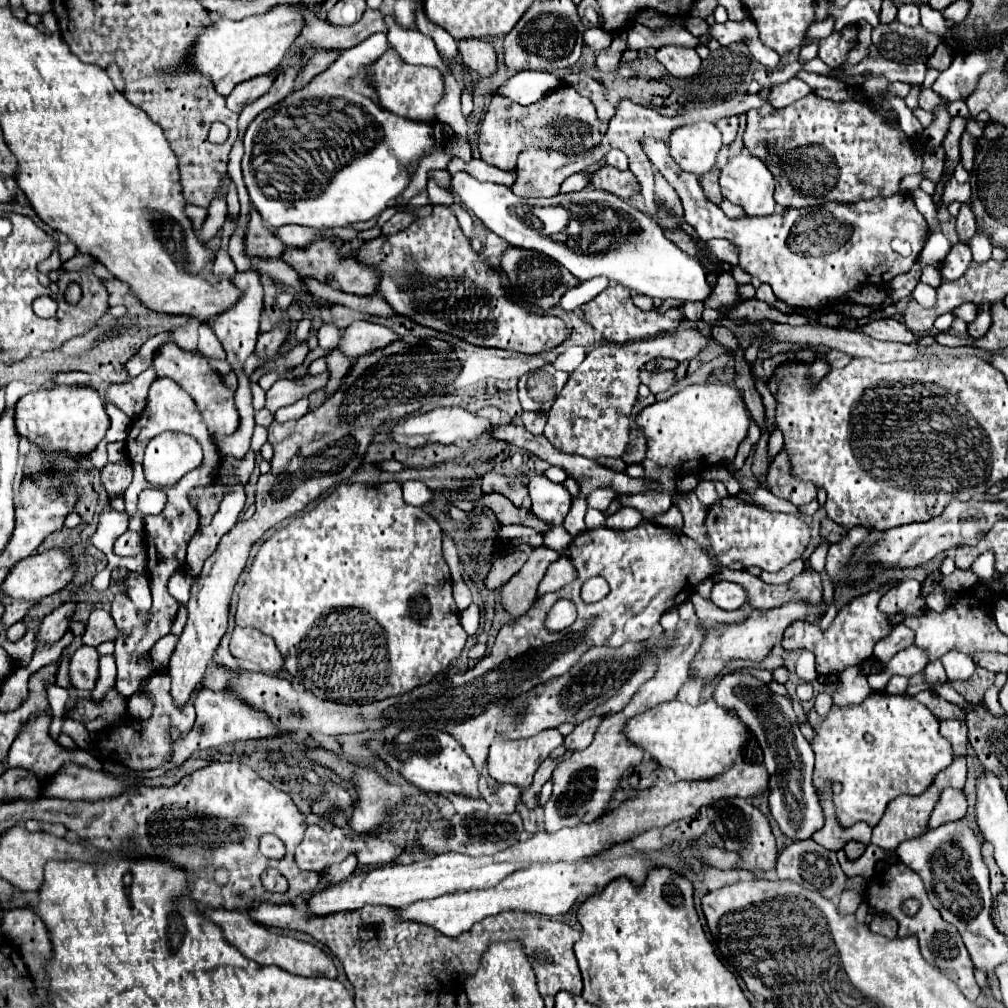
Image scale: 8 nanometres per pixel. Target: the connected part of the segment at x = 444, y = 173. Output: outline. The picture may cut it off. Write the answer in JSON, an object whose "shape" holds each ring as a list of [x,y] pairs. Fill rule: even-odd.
{"shape":[[[447,169],[443,170],[430,170],[428,172],[428,178],[434,179],[434,181],[441,187],[449,187],[451,182],[451,175]]]}

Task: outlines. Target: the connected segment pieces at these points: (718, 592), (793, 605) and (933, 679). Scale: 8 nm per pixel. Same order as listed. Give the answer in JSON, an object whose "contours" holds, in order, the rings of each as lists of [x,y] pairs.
{"contours":[[[[721,580],[713,586],[711,600],[715,606],[719,606],[723,610],[737,610],[747,602],[747,590],[739,584]]],[[[789,602],[781,608],[773,608],[771,612],[755,612],[751,614],[751,618],[747,618],[741,624],[731,624],[725,628],[707,628],[707,642],[703,642],[703,650],[695,656],[695,662],[691,664],[693,674],[701,676],[703,682],[709,682],[721,674],[727,660],[733,660],[733,658],[747,660],[749,658],[749,660],[761,662],[771,652],[771,648],[781,642],[785,628],[793,620],[805,620],[805,618],[819,620],[823,614],[825,614],[825,602],[821,606],[809,606],[805,602]]],[[[940,659],[935,660],[935,662],[930,662],[926,667],[928,667],[928,683],[930,685],[944,683],[947,680],[945,670]]]]}

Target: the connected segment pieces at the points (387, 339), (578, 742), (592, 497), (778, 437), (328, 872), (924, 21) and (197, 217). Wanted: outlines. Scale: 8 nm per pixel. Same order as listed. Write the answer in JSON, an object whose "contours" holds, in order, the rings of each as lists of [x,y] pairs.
{"contours":[[[[355,320],[347,328],[341,330],[337,350],[341,350],[347,358],[355,358],[359,354],[367,354],[367,350],[377,350],[397,340],[397,334],[391,328],[385,328],[375,322]]],[[[593,716],[593,718],[587,718],[585,722],[577,724],[577,728],[565,736],[565,748],[569,750],[583,750],[591,744],[593,740],[593,734],[597,730],[597,726],[601,724],[603,716]]],[[[597,488],[597,490],[593,490],[593,492],[587,496],[587,504],[589,504],[591,508],[597,508],[597,510],[605,512],[605,510],[609,508],[609,504],[611,504],[613,498],[621,498],[621,496],[617,496],[611,488]]],[[[775,426],[773,432],[771,432],[771,438],[769,438],[769,458],[771,458],[771,460],[773,460],[773,456],[781,450],[781,446],[783,446],[783,434],[781,434],[781,430]]],[[[349,854],[341,864],[333,864],[329,868],[325,868],[321,872],[321,878],[327,882],[327,884],[337,884],[337,882],[343,882],[345,878],[349,878],[357,868],[357,856],[355,854]]],[[[925,2],[919,4],[919,8],[921,8],[921,26],[939,38],[945,38],[945,34],[947,34],[945,18],[937,10],[931,10]]],[[[187,204],[187,206],[185,206],[185,214],[189,216],[189,220],[191,220],[193,228],[197,230],[197,228],[201,226],[203,218],[207,216],[207,210],[205,210],[205,208],[199,208],[199,206],[193,206],[193,204]]]]}

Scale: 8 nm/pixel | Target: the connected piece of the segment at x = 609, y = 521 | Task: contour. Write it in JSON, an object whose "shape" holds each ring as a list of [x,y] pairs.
{"shape":[[[623,506],[616,513],[606,518],[605,526],[613,528],[613,530],[625,531],[635,528],[641,520],[643,520],[643,516],[635,508]]]}

